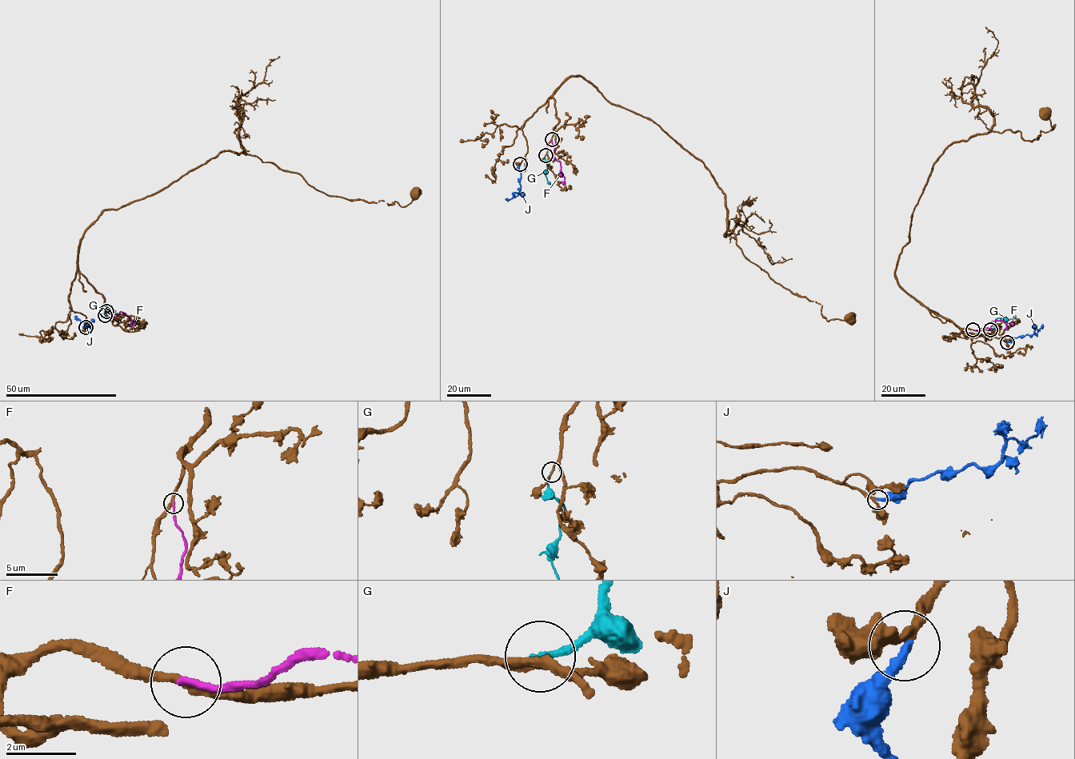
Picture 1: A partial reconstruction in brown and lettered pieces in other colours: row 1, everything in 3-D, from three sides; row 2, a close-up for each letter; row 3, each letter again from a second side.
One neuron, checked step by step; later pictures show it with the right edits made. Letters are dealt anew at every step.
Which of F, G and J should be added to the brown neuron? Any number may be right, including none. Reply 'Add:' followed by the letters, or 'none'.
Add: J

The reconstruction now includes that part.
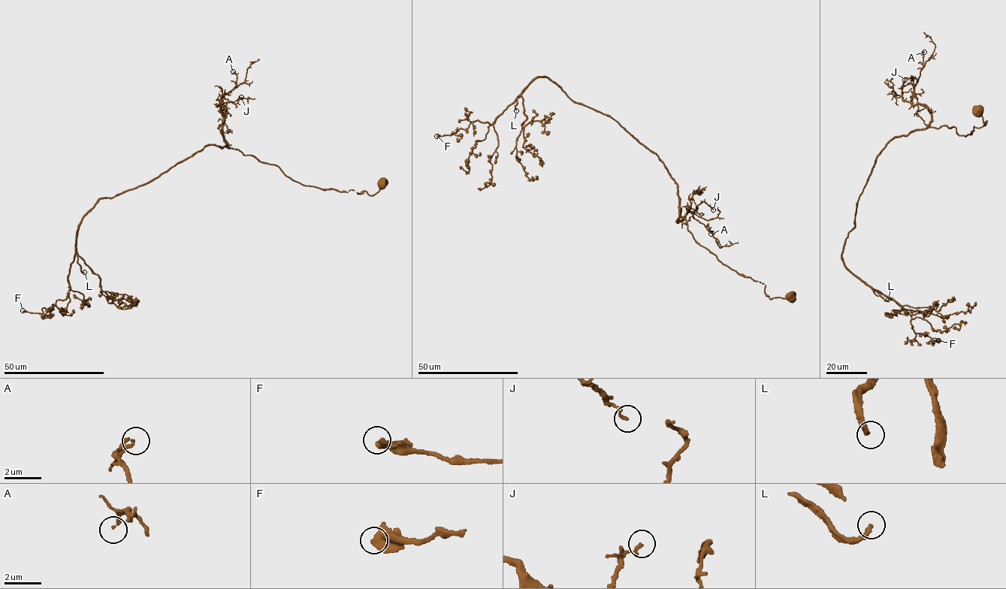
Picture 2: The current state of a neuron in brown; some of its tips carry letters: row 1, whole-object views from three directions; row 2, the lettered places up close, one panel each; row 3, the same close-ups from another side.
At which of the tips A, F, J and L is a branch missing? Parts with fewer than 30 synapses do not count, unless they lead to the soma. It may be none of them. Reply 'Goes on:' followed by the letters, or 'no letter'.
Goes on: L

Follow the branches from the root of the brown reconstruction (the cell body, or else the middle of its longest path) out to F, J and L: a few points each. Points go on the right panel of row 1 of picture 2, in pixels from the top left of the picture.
F: (977, 110), (986, 123), (965, 137), (945, 125), (889, 140), (841, 255), (907, 312), (913, 331), (938, 340)
J: (977, 110), (986, 123), (965, 137), (953, 126), (927, 128), (931, 113), (911, 84), (901, 89), (904, 80)
L: (977, 110), (986, 123), (965, 137), (929, 126), (894, 137), (877, 155), (841, 255), (888, 299)

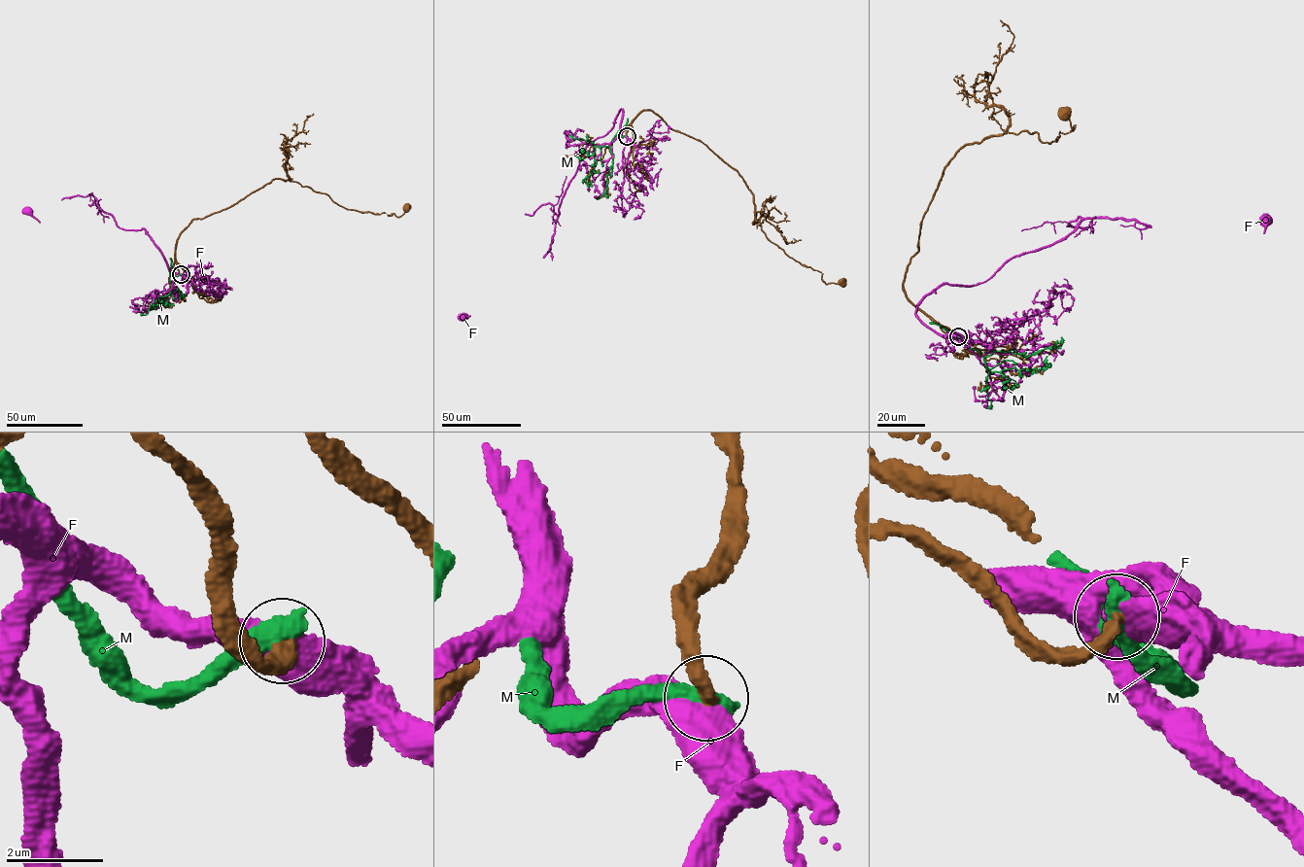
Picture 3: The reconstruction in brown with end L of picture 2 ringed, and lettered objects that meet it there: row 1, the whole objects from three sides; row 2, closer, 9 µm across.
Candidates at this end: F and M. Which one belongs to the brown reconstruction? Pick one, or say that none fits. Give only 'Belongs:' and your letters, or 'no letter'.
Belongs: no letter

